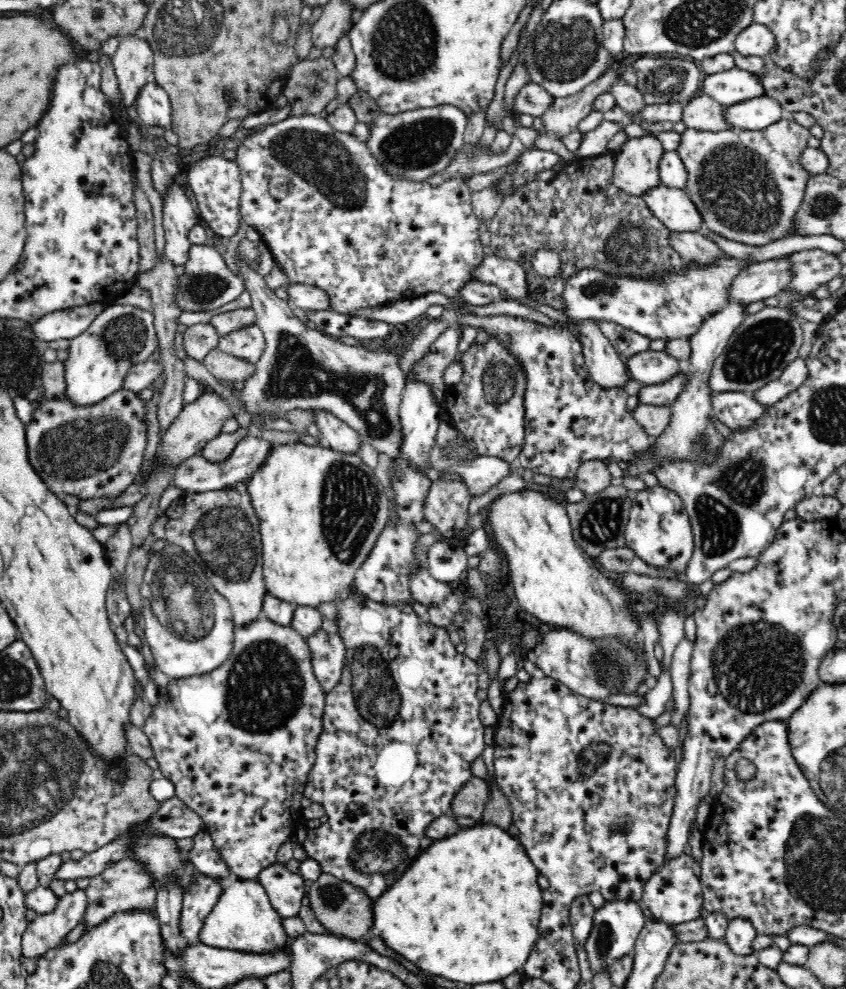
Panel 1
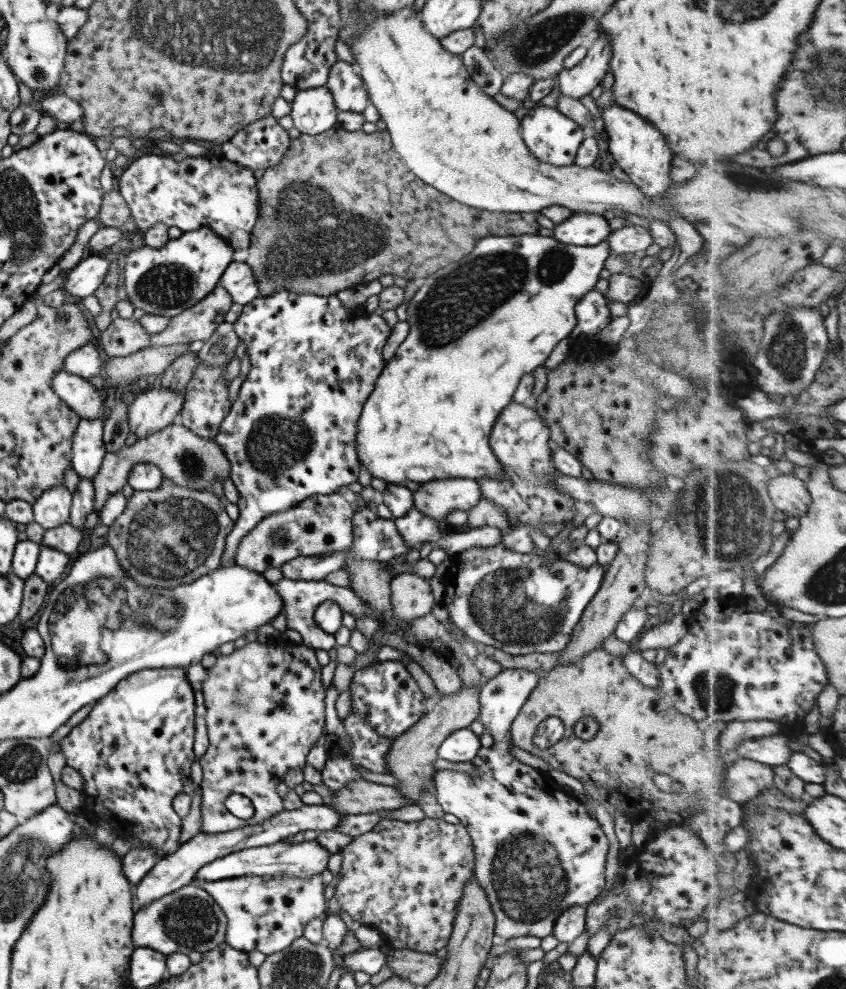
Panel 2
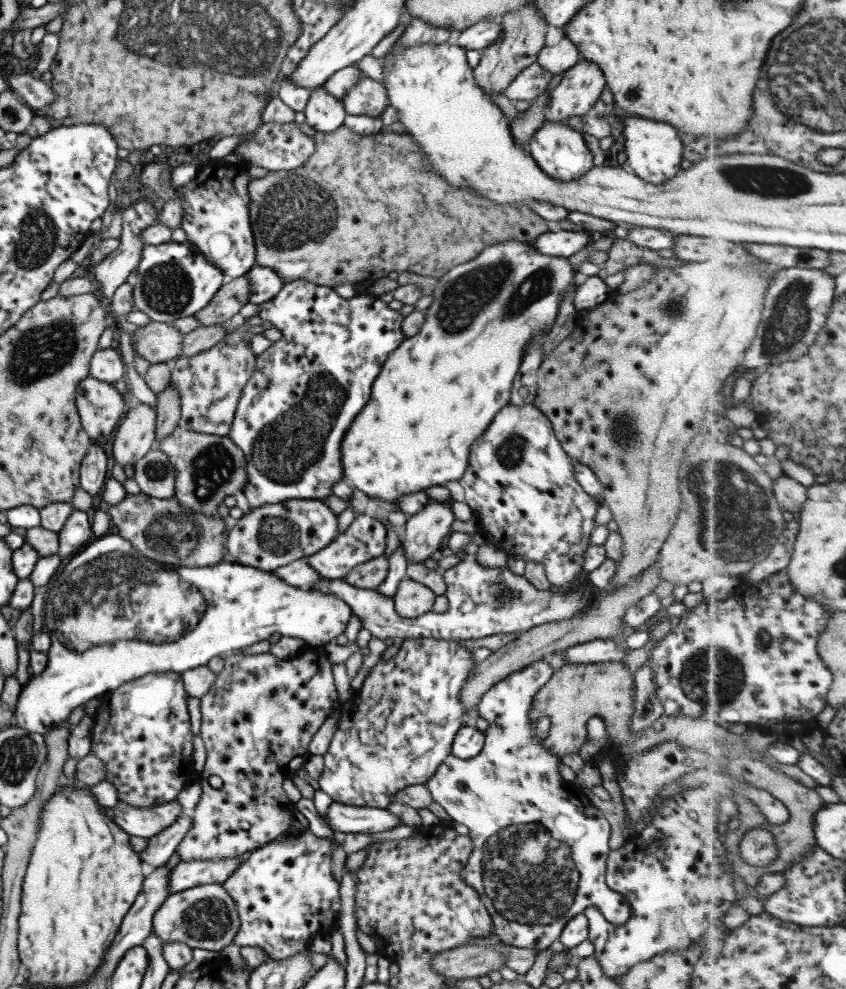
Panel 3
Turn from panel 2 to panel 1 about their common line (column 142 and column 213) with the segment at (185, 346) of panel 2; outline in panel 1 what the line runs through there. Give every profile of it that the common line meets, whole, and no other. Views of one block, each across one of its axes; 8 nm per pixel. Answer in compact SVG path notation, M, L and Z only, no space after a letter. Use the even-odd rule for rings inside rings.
M218 347L210 349L200 363L217 378L218 382L229 384L241 384L248 381L256 370L254 362L226 354Z

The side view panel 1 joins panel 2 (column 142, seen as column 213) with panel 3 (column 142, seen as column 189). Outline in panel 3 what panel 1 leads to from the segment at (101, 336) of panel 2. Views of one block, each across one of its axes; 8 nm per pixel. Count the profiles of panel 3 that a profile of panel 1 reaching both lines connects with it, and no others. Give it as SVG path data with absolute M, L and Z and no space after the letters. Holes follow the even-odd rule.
M150 321L124 337L131 344L134 354L150 363L167 363L181 352L183 334L173 325Z

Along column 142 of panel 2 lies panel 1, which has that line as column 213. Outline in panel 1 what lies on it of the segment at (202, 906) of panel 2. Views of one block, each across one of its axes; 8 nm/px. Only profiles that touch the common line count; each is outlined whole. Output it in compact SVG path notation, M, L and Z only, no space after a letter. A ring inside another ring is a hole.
M232 879L226 884L218 903L204 918L204 927L199 935L201 944L219 949L238 950L243 952L268 952L288 944L282 929L282 917L272 908L265 889L255 880L245 881Z

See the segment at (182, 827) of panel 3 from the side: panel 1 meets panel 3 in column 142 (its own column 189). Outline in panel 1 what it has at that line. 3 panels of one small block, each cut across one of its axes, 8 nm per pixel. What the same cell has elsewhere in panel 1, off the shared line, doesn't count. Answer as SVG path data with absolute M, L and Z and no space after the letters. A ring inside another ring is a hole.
M206 830L196 833L192 839L193 845L187 853L187 861L194 865L198 873L222 879L227 883L234 879Z

